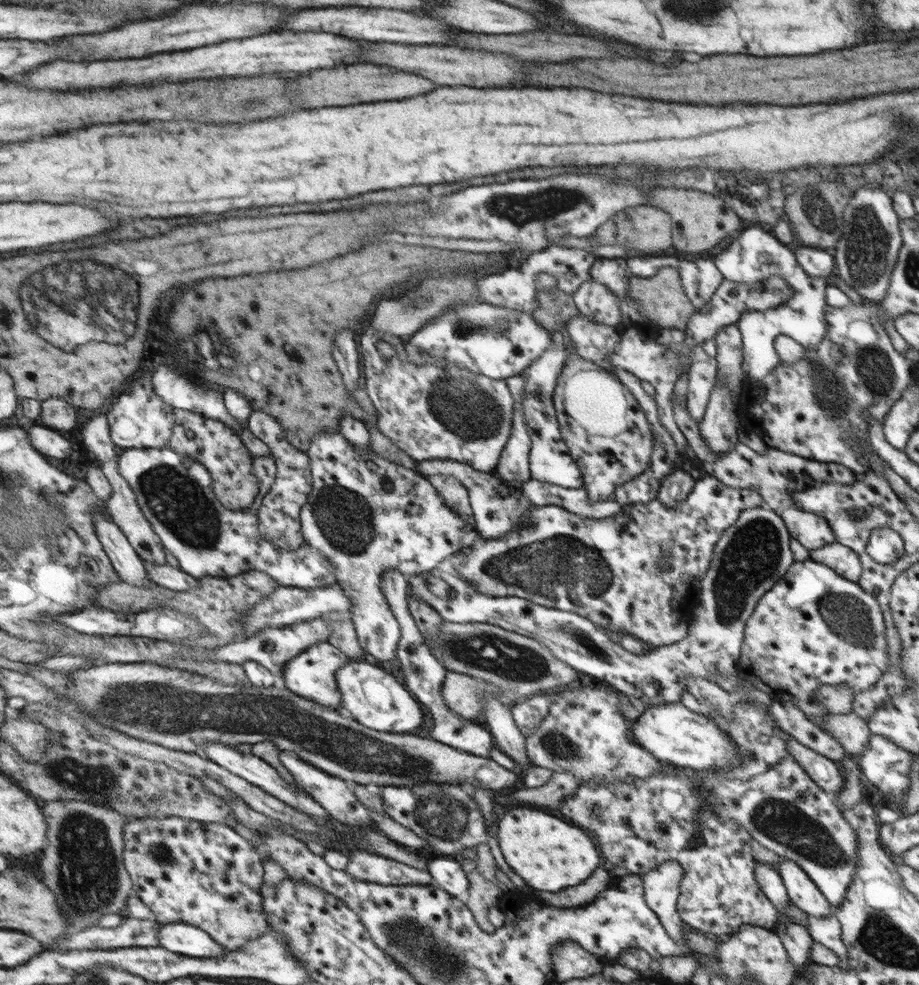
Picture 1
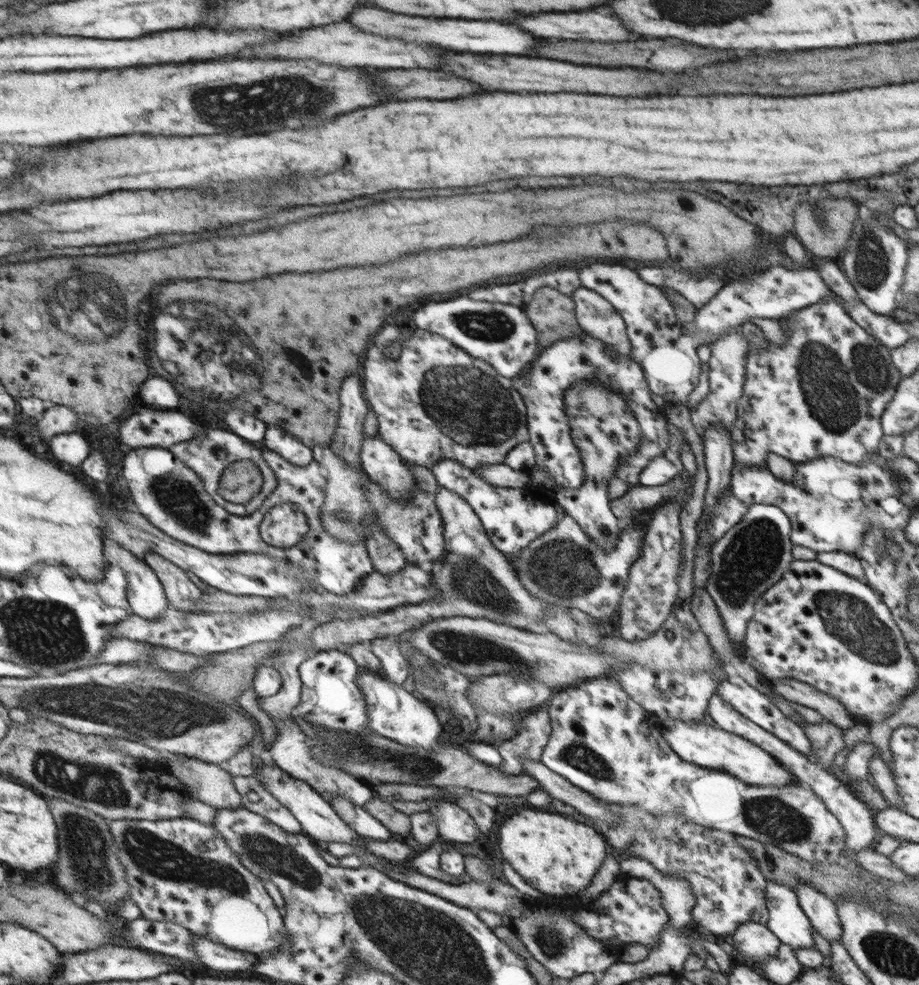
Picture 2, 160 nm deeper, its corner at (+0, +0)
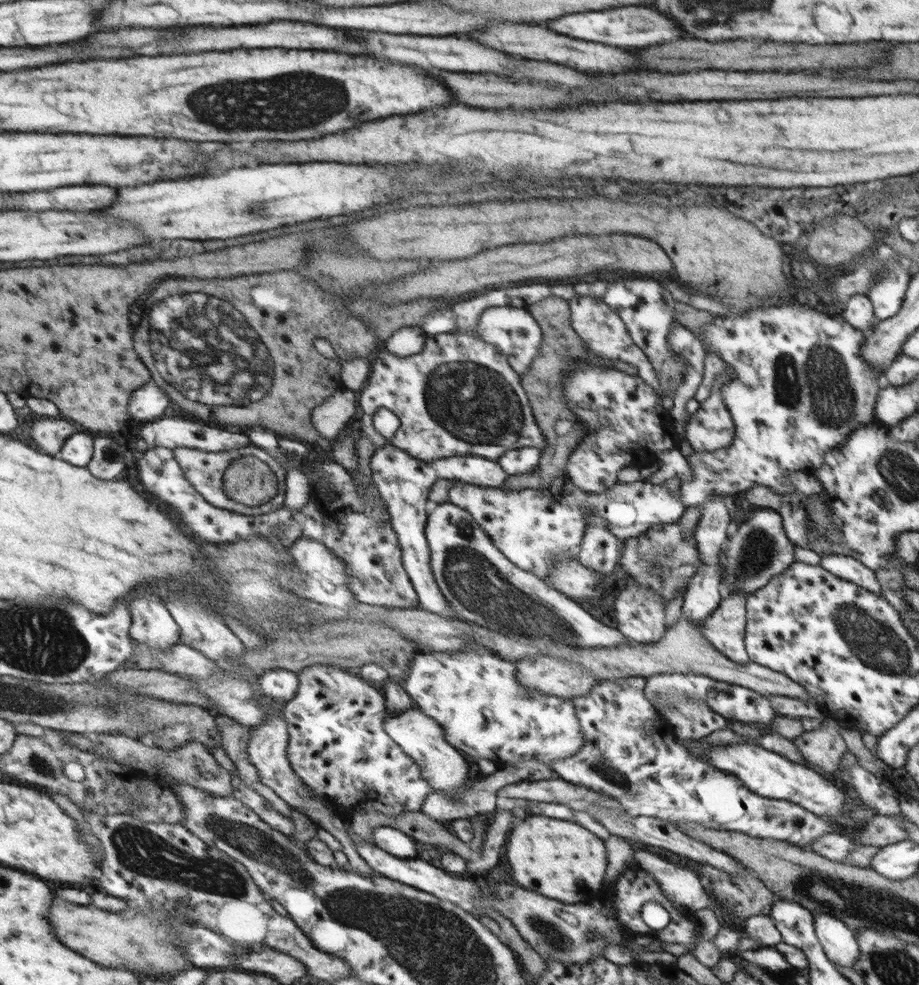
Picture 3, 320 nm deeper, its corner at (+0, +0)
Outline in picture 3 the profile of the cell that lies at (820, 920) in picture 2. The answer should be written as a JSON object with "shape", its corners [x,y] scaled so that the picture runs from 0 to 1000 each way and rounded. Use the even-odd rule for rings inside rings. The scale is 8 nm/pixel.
{"shape":[[[896,927],[884,928],[886,947],[900,975],[925,983],[935,974],[933,951],[915,934]]]}

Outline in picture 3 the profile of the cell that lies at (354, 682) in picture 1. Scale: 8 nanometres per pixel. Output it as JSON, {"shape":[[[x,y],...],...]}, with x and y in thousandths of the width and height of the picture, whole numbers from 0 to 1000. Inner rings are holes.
{"shape":[[[447,719],[441,723],[429,723],[421,726],[419,733],[421,745],[444,765],[457,780],[460,790],[468,797],[471,805],[485,807],[491,813],[499,813],[503,800],[508,792],[508,776],[497,761],[482,748],[481,738],[458,720]]]}

